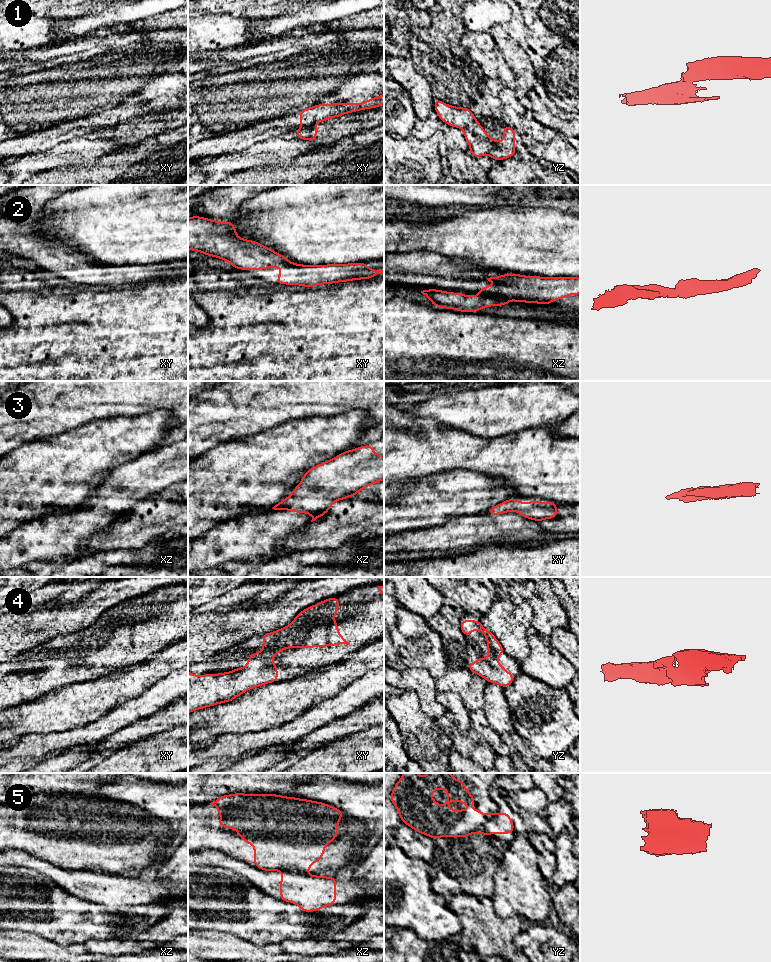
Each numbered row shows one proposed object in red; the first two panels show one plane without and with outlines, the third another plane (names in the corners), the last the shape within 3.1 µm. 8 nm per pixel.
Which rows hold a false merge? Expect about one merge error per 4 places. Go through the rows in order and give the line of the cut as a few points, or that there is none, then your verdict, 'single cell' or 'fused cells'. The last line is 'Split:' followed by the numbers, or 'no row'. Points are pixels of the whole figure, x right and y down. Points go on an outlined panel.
1: cut yz (475, 119), (464, 129); fused cells
2: cut none; single cell
3: cut none; single cell
4: cut none; single cell
5: cut xz (282, 871), (305, 874); fused cells
Split: 1, 5

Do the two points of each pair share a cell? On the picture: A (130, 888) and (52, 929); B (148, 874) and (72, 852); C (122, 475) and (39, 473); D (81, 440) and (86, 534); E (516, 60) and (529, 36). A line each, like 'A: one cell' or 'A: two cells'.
A: two cells
B: two cells
C: two cells
D: two cells
E: two cells

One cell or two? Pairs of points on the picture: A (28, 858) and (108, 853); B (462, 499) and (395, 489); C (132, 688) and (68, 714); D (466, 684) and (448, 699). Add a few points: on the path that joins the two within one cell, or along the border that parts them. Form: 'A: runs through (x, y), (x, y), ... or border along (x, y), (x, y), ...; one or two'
A: border along (16, 849), (29, 851), (60, 866); two
B: border along (400, 483), (399, 486), (403, 490), (394, 499); two
C: runs through (116, 689), (84, 702); one
D: border along (438, 691), (455, 691), (468, 712); two

